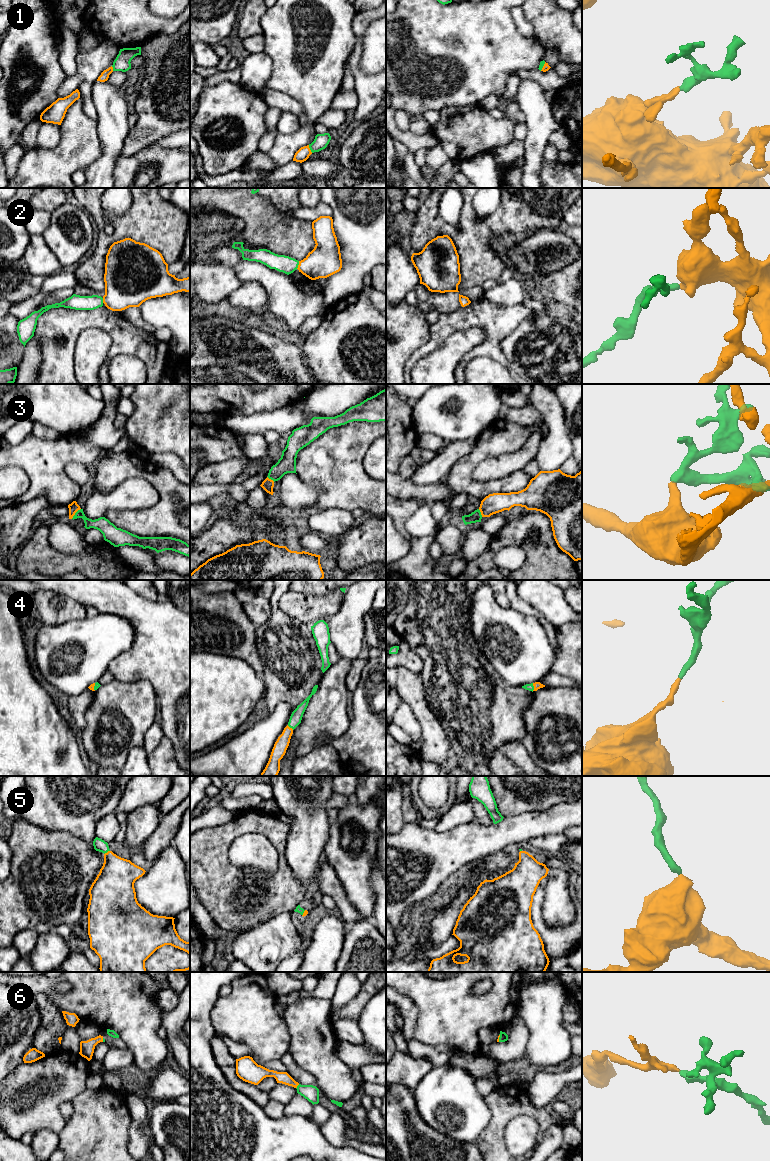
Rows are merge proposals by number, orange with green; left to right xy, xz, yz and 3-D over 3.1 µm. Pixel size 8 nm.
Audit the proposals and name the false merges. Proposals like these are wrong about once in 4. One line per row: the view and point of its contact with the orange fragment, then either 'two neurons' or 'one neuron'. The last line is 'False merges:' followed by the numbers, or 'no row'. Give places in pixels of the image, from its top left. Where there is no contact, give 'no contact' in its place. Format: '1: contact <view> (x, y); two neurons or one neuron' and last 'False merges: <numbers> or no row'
1: contact xz (309, 149); one neuron
2: contact xz (298, 265); one neuron
3: contact xy (75, 512); one neuron
4: contact yz (534, 687); one neuron
5: contact xy (107, 852); one neuron
6: contact xz (297, 1085); one neuron
False merges: no row

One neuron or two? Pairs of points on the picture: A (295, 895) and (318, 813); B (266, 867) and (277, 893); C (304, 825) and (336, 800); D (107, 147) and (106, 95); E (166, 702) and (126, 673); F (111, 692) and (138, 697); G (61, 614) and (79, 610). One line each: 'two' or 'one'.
A: two
B: two
C: two
D: one
E: one
F: one
G: one

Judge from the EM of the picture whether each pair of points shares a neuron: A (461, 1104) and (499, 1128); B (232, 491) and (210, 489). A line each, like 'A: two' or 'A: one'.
A: two
B: one

